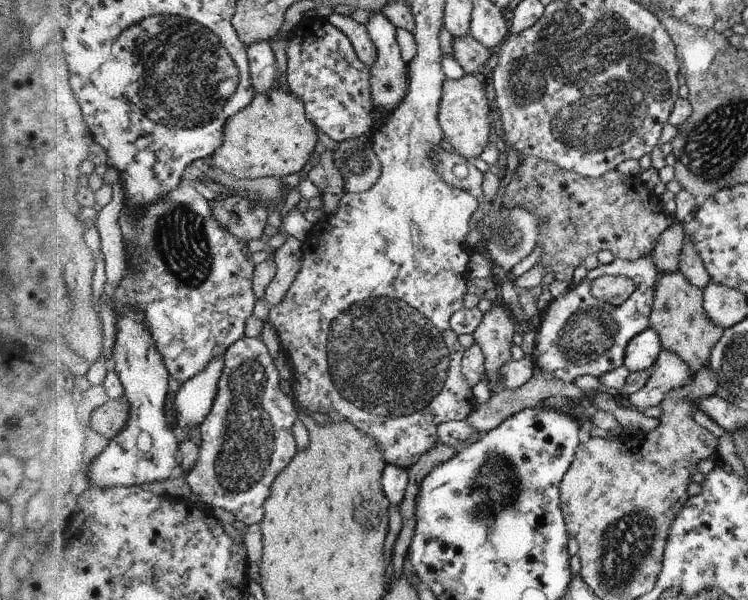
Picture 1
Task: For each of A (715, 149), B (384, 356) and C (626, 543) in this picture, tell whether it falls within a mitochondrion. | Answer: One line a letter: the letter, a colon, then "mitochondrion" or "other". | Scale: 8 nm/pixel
A: mitochondrion
B: mitochondrion
C: mitochondrion

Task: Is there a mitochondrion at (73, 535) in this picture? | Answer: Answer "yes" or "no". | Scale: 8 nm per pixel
no

